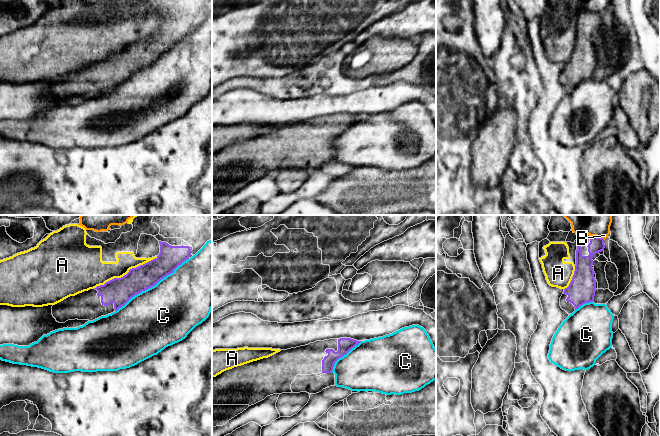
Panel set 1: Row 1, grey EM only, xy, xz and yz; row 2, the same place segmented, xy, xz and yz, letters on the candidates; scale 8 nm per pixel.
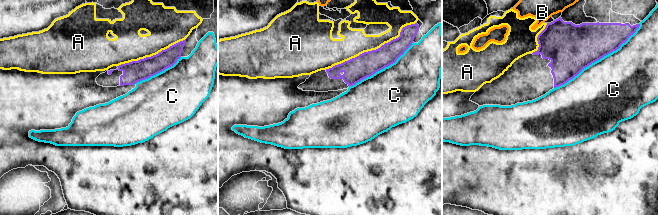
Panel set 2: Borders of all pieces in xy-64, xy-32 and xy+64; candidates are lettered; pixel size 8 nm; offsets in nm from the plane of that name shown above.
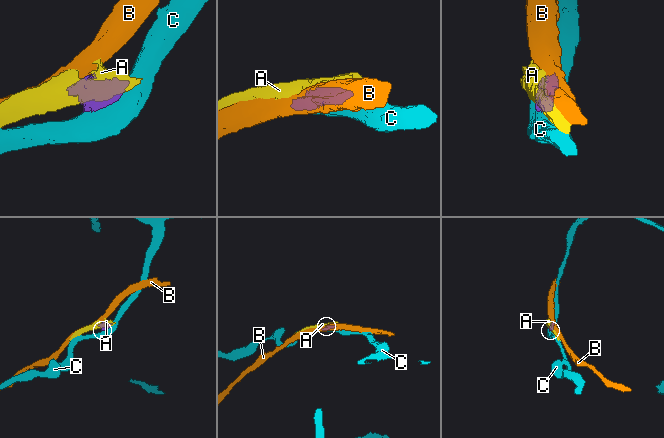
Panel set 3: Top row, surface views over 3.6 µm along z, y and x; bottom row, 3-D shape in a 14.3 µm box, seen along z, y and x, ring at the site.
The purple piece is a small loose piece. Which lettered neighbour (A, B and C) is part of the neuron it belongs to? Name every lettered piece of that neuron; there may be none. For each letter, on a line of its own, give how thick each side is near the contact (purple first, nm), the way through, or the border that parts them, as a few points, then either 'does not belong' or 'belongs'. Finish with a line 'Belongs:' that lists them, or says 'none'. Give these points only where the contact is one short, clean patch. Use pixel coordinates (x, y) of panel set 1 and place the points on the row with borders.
A: 200 nm thick on the purple side, 220 nm on the other; does not belong
B: 130 nm thick on the purple side, 300 nm on the other; does not belong
C: 200 nm thick on the purple side, 480 nm on the other; does not belong
Belongs: none

